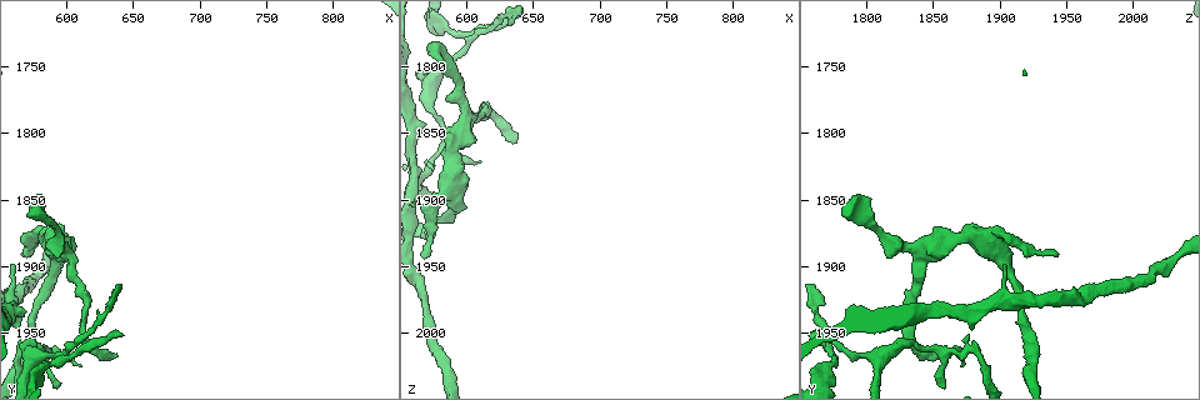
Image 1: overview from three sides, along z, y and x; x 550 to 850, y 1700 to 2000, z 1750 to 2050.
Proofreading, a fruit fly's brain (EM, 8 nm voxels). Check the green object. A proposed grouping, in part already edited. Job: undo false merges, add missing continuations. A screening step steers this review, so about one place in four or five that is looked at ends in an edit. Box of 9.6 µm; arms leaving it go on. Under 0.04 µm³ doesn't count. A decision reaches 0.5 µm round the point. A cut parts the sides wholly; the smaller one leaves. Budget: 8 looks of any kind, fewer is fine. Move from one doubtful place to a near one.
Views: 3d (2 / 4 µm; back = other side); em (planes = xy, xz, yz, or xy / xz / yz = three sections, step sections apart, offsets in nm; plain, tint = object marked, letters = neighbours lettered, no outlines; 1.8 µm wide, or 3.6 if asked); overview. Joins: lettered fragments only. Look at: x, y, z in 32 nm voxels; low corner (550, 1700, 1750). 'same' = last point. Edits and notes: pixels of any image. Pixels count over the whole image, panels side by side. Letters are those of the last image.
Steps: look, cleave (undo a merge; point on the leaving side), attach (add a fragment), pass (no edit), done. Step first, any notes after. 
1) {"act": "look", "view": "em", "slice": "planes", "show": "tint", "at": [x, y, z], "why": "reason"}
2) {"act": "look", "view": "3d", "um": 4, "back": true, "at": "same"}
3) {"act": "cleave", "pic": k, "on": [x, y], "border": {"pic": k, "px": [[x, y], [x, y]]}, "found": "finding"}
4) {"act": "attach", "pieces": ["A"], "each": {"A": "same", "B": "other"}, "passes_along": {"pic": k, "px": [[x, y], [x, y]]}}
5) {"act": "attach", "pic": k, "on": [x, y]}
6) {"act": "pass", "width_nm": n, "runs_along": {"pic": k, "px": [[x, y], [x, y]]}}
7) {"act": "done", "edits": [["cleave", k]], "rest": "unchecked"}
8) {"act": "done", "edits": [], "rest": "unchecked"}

{"act": "look", "view": "em", "slice": "planes", "show": "letters", "at": [576, 1964, 1868], "why": "a narrow waist"}

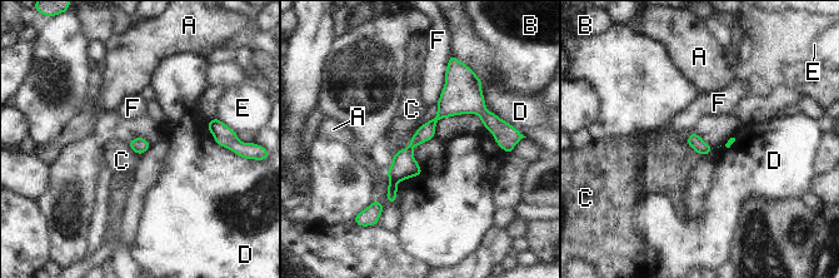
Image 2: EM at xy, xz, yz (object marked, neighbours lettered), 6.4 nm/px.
{"act": "cleave", "pic": 2, "on": [404, 165], "each": {"A": "other", "B": "other", "C": "other", "D": "other", "E": "other", "F": "other"}, "border": {"pic": 2, "px": [[391, 179], [395, 182]]}, "found": "two neurons meet here"}

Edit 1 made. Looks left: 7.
{"act": "look", "view": "3d", "um": 4, "at": [638, 1968, 1858], "why": "free end"}

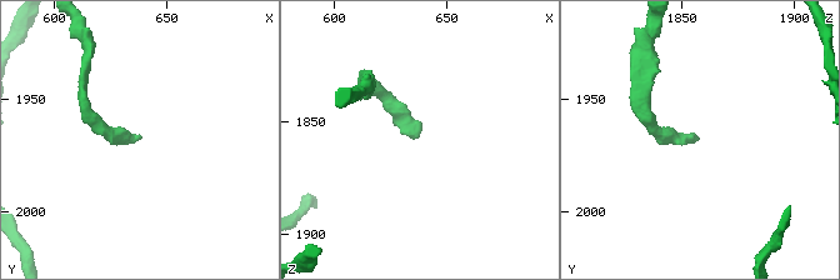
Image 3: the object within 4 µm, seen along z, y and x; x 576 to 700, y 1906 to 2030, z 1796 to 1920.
{"act": "look", "view": "em", "slice": "planes", "show": "letters", "at": [637, 1968, 1857]}

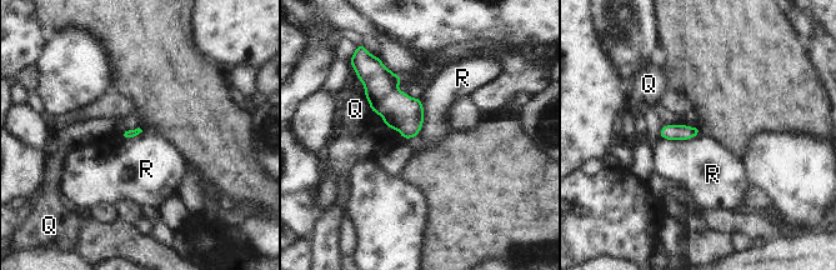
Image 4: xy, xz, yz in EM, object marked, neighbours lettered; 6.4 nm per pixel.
{"act": "pass", "each": {"Q": "other", "R": "other"}, "border": {"pic": 4, "px": [[420, 99], [422, 126], [405, 140]]}, "found": "no lettered fragment goes on from it"}

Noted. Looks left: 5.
{"act": "look", "view": "em", "slice": "xy", "step": 8, "show": "tint", "at": [578, 1846, 1798], "why": "long arm stops here"}

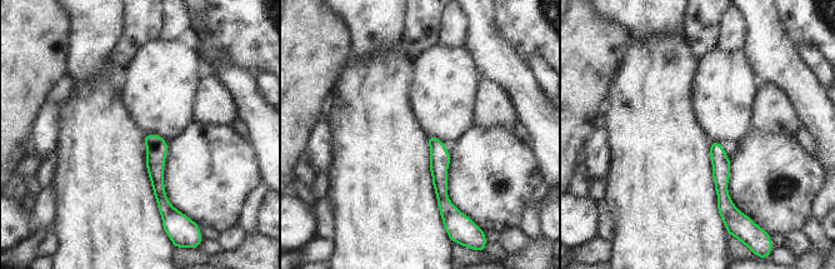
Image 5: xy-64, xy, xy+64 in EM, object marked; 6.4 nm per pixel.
{"act": "look", "view": "em", "slice": "planes", "show": "letters", "at": "same"}

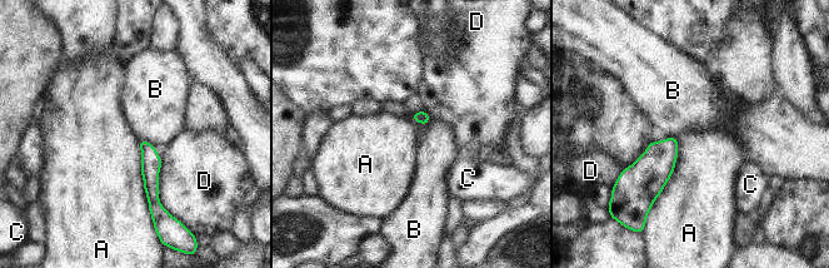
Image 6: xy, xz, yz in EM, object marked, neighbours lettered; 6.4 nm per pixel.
{"act": "pass", "each": {"A": "other", "B": "other", "C": "other", "D": "other"}, "runs_along": {"pic": 6, "px": [[143, 143], [150, 159], [154, 208]]}, "found": "no lettered fragment goes on from it"}

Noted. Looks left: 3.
{"act": "done", "edits": [["cleave", 2]], "rest": "unchecked"}

